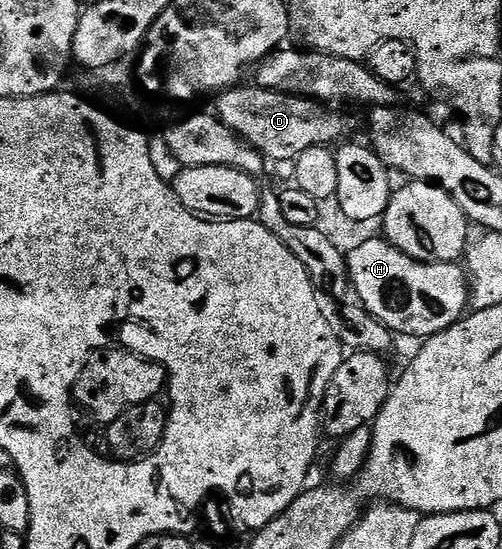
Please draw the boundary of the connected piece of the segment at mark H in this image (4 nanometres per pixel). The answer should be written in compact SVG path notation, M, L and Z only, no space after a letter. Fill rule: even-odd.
M377 235L346 253L348 278L364 310L393 334L427 339L446 331L470 309L470 282L463 264L455 261L416 261Z

